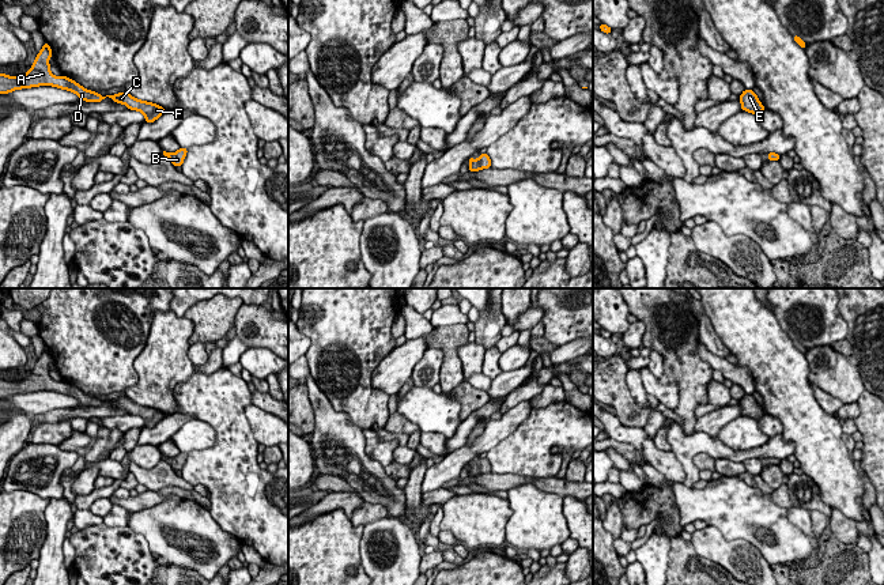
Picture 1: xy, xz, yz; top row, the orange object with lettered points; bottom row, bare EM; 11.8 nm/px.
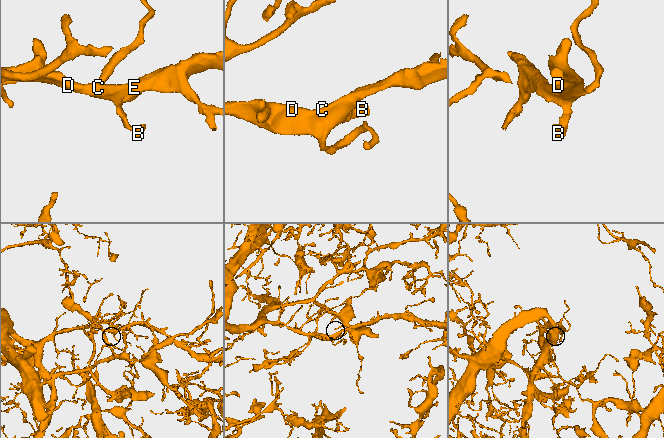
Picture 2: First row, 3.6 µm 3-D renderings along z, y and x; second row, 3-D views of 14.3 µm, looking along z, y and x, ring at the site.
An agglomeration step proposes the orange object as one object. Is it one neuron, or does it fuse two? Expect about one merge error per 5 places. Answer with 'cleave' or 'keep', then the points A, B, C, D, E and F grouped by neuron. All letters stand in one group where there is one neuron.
keep; A B C D E F

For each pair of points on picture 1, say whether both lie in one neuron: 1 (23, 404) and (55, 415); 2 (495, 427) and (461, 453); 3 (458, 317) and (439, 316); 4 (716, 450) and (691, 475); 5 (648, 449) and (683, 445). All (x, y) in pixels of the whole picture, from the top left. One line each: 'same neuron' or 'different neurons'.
1: different neurons
2: same neuron
3: same neuron
4: same neuron
5: different neurons

